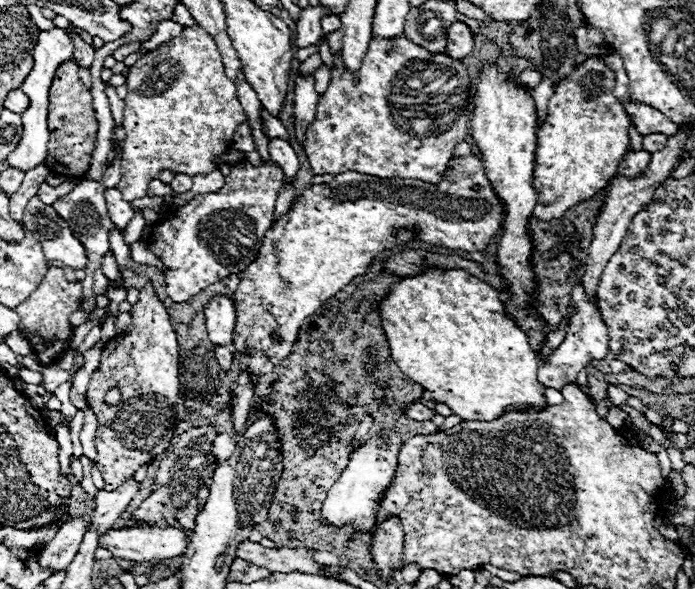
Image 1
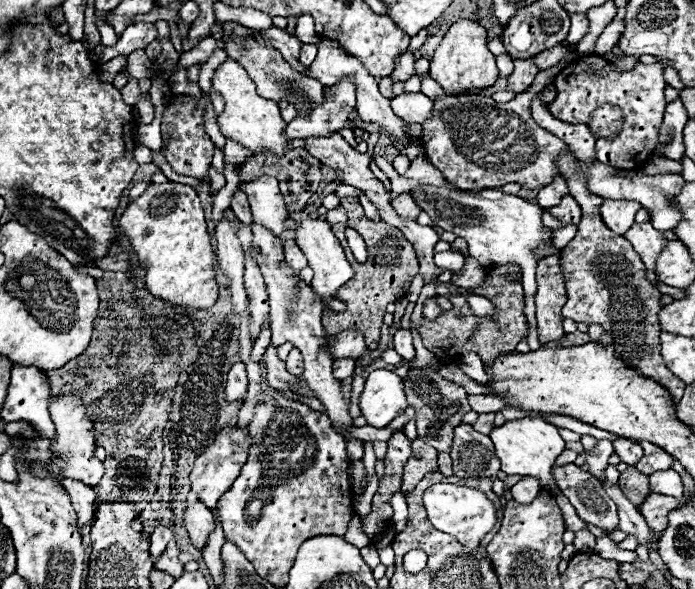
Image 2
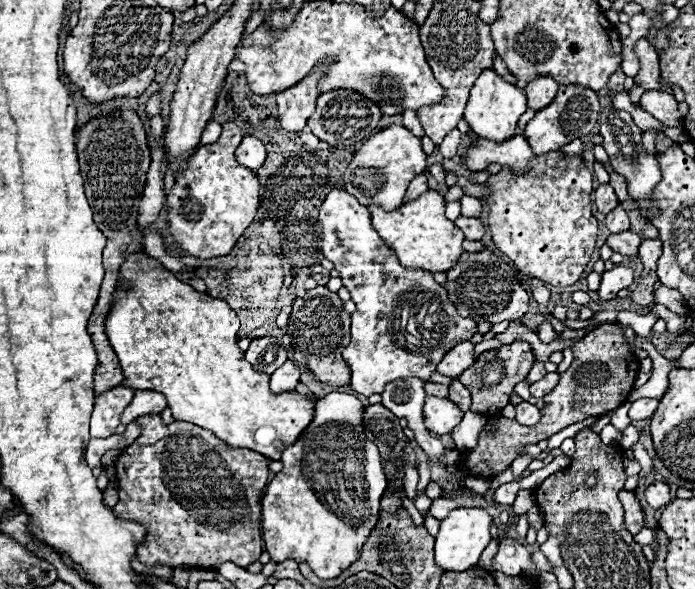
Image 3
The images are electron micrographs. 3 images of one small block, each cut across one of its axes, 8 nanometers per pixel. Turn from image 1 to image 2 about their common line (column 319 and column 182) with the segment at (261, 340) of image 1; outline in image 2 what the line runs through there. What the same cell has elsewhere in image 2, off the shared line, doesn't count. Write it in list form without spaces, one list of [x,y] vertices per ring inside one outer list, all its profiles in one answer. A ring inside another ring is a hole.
[[[150,182],[146,192],[124,210],[118,224],[138,254],[138,264],[146,270],[142,280],[152,296],[198,310],[204,310],[218,300],[214,252],[206,230],[204,210],[192,186]]]

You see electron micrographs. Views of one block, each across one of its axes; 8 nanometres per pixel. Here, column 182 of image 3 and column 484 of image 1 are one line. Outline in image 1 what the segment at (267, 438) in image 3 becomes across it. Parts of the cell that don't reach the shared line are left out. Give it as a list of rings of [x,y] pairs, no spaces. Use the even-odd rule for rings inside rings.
[[[430,270],[420,276],[408,276],[392,286],[382,302],[380,314],[398,368],[432,392],[434,402],[446,404],[462,420],[490,422],[500,418],[506,406],[532,406],[530,410],[538,412],[546,408],[546,386],[536,378],[540,358],[532,350],[528,334],[508,318],[498,292],[486,282],[464,270]]]

